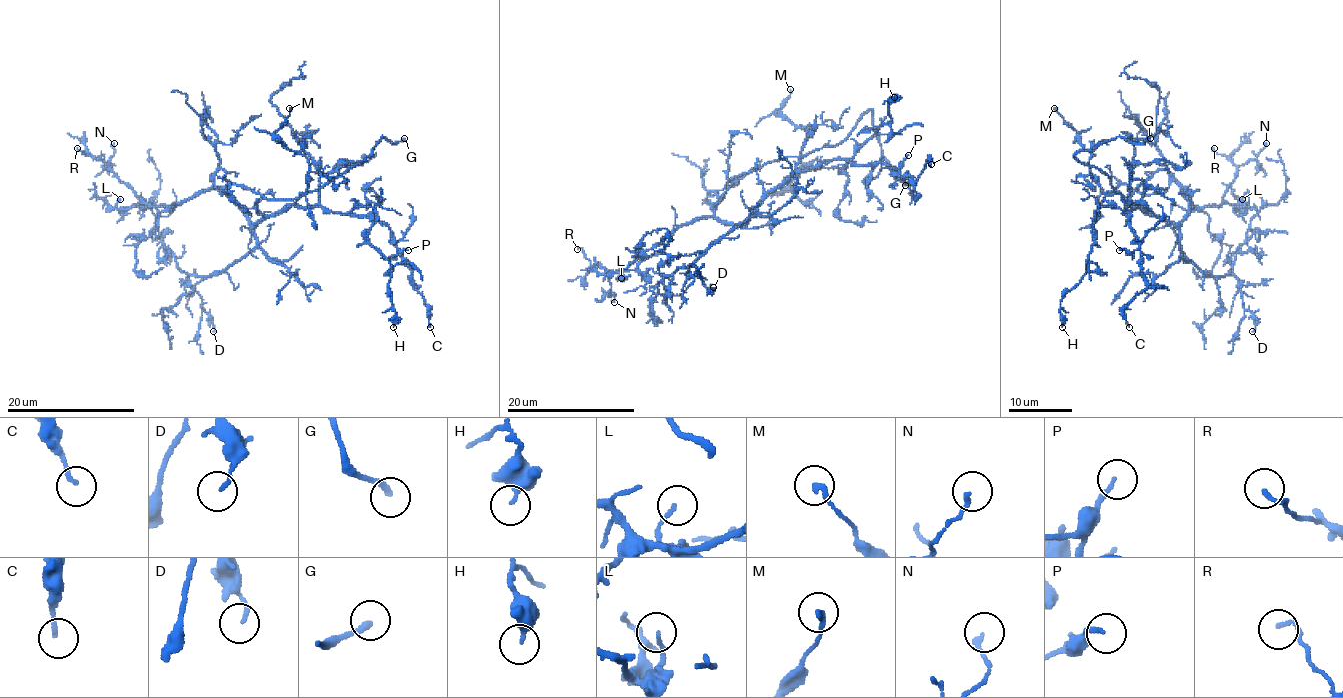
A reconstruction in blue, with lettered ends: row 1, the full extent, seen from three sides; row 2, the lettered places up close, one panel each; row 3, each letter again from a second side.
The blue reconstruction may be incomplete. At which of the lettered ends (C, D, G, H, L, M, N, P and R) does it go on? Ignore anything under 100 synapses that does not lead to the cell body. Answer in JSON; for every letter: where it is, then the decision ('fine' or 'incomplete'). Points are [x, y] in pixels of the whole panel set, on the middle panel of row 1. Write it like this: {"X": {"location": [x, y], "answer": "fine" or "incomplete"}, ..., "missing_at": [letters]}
{"C": {"location": [931, 164], "answer": "fine"}, "D": {"location": [713, 287], "answer": "fine"}, "G": {"location": [905, 185], "answer": "incomplete"}, "H": {"location": [894, 97], "answer": "fine"}, "L": {"location": [621, 278], "answer": "fine"}, "M": {"location": [790, 89], "answer": "fine"}, "N": {"location": [614, 302], "answer": "fine"}, "P": {"location": [908, 155], "answer": "fine"}, "R": {"location": [577, 249], "answer": "fine"}, "missing_at": ["G"]}

